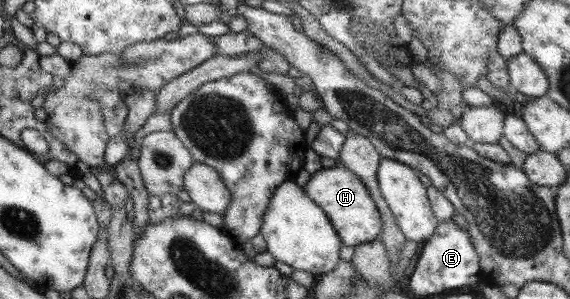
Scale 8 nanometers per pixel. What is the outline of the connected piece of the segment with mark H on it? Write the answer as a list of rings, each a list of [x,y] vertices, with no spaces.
[[[345,165],[322,168],[310,176],[304,186],[309,198],[320,206],[334,226],[343,246],[356,247],[378,238],[383,230],[380,212],[363,181]]]

